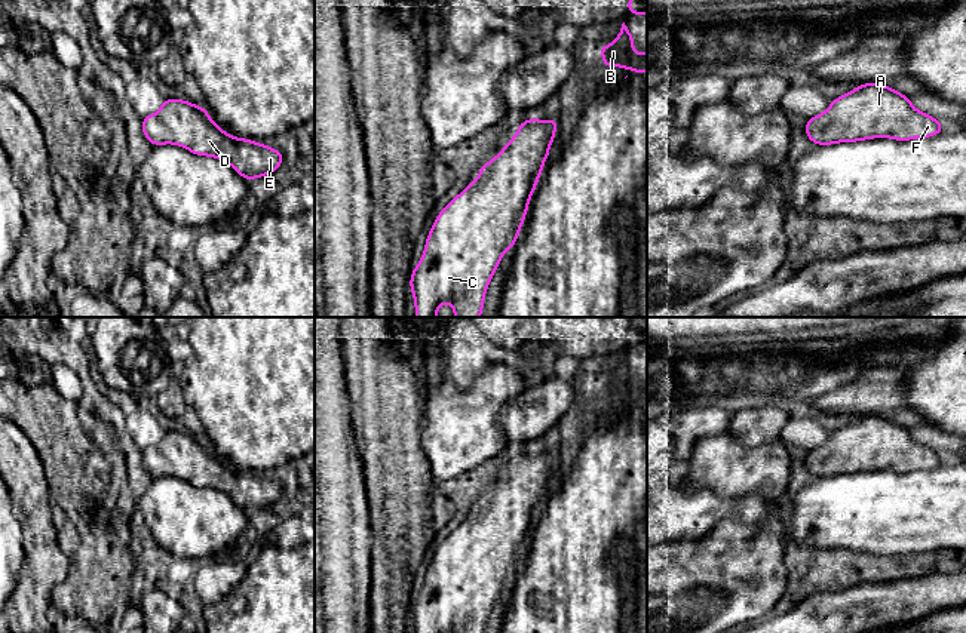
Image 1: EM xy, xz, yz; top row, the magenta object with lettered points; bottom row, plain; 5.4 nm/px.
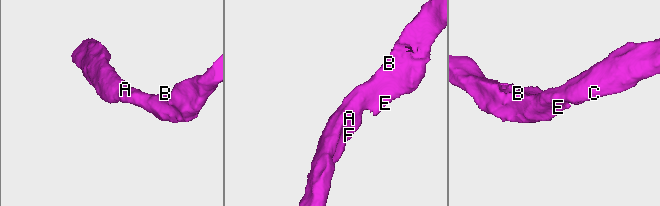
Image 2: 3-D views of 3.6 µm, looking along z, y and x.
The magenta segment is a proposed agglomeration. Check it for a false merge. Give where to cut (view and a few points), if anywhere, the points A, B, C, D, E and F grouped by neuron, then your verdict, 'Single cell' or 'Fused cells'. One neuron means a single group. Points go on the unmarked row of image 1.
No split. Groups: A B C D E F. Single cell

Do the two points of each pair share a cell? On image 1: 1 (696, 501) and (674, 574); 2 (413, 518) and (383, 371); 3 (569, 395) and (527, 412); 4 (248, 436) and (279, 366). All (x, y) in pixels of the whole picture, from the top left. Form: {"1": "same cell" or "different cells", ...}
{"1": "different cells", "2": "same cell", "3": "same cell", "4": "same cell"}

